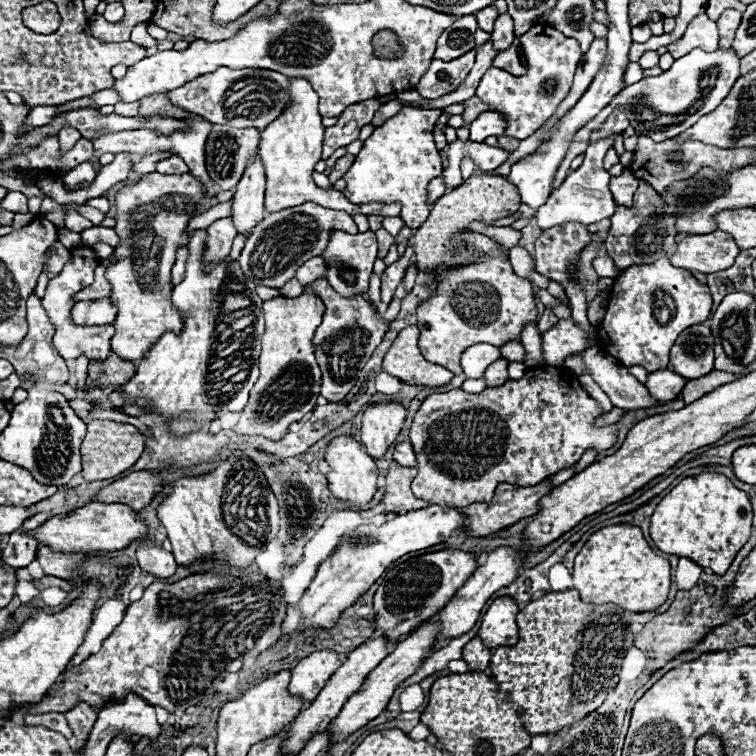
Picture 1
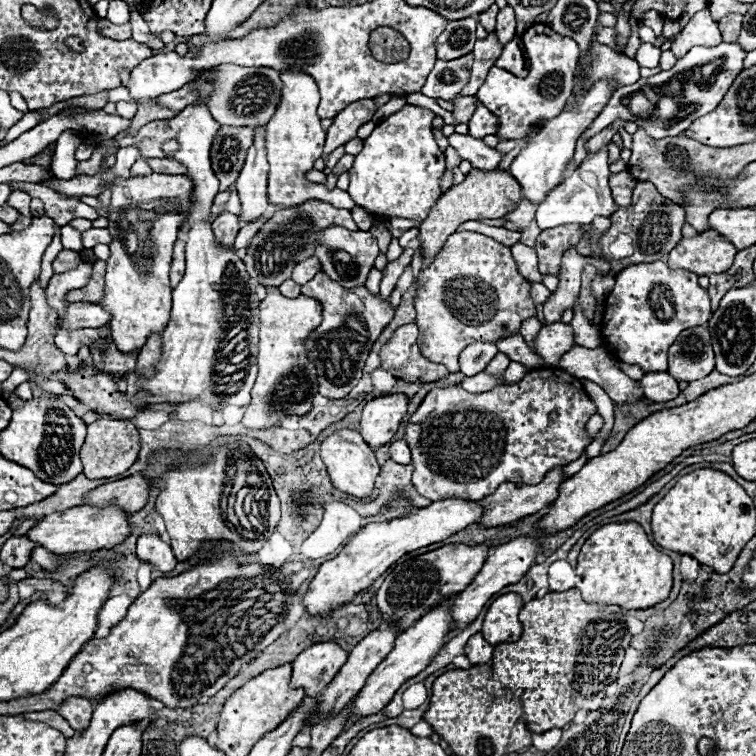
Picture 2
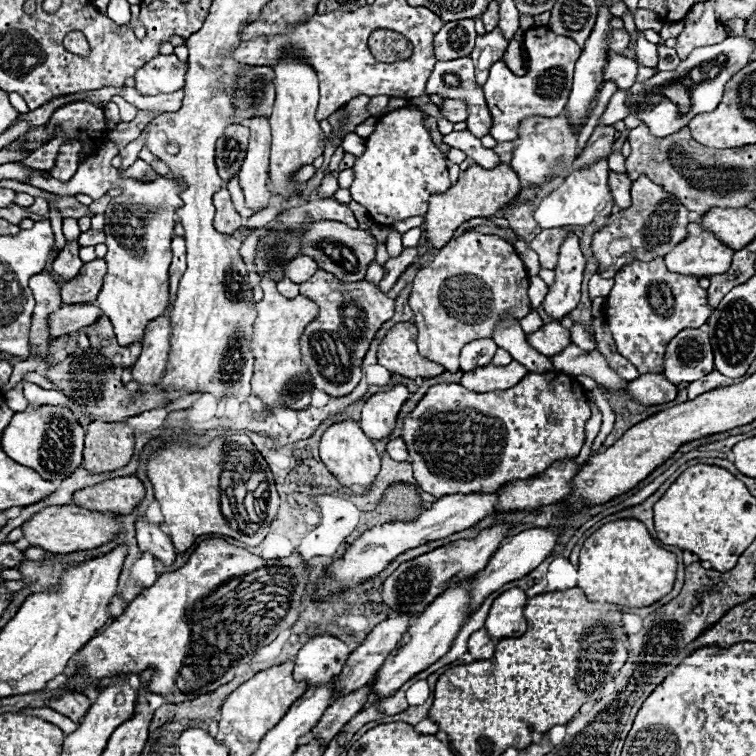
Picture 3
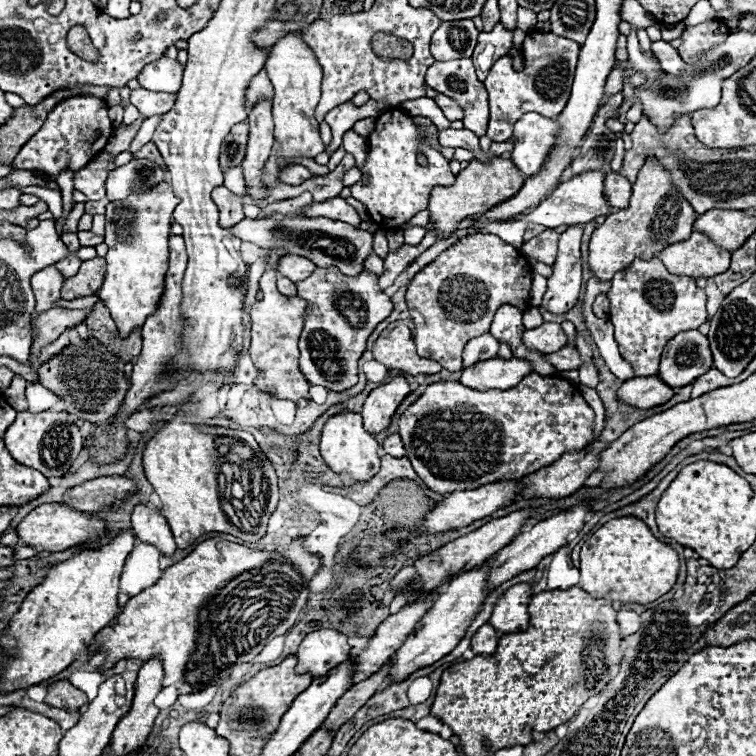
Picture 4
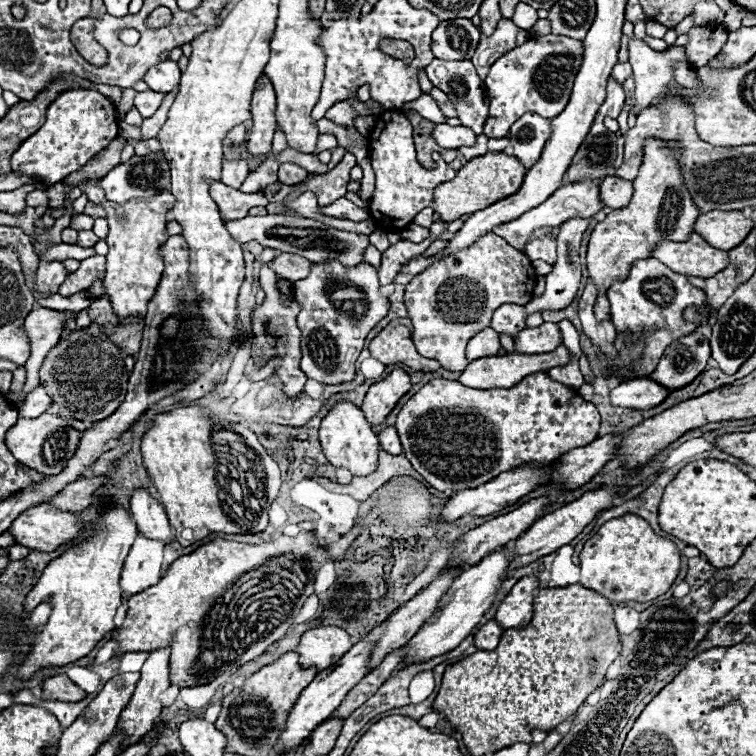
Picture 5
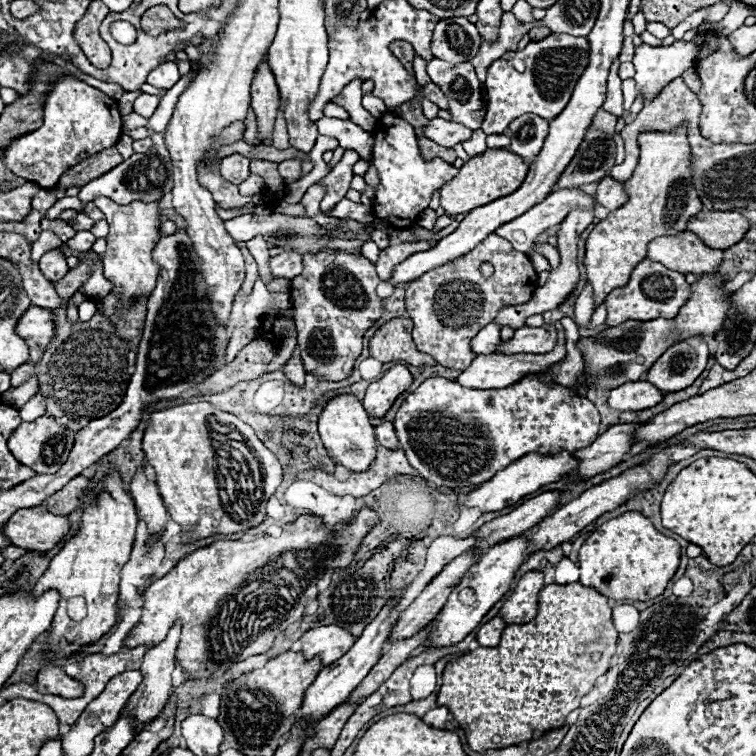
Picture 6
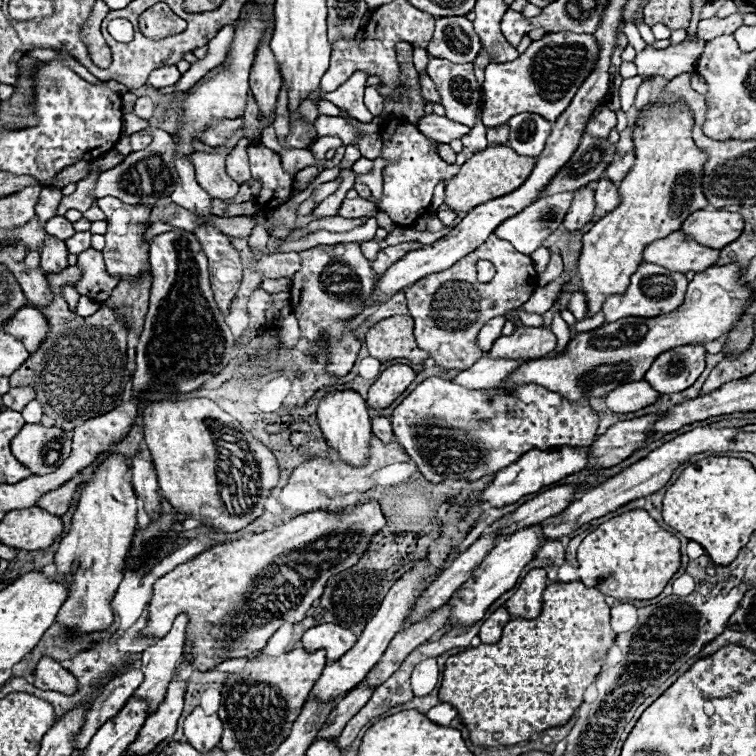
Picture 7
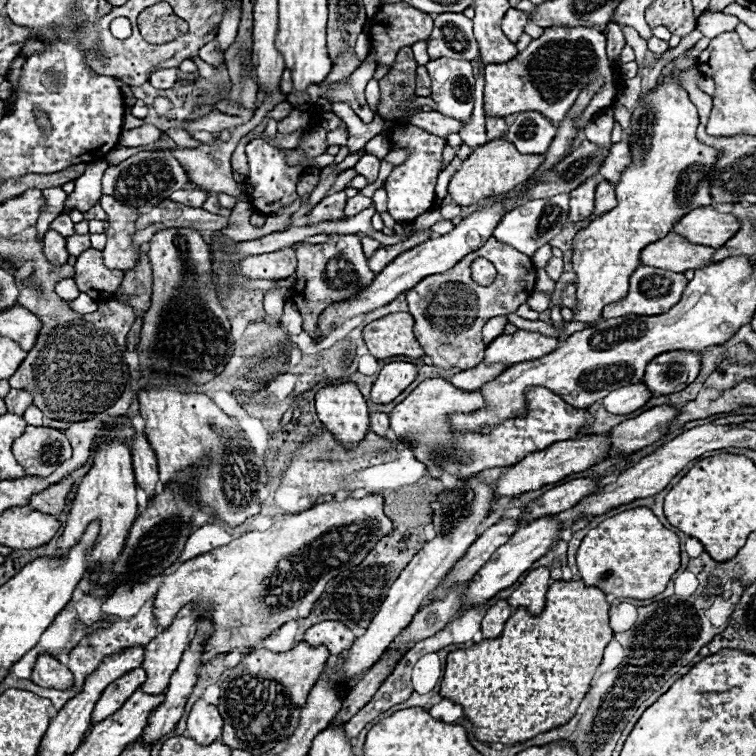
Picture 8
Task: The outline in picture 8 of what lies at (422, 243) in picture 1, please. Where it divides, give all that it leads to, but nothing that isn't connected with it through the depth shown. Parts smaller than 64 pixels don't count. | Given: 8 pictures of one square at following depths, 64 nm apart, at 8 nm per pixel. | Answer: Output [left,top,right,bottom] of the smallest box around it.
[448,140,544,206]

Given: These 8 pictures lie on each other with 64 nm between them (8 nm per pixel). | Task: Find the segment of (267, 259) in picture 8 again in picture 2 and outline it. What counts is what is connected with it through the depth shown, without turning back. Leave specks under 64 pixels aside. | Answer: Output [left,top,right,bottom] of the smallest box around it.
[292,256,322,284]

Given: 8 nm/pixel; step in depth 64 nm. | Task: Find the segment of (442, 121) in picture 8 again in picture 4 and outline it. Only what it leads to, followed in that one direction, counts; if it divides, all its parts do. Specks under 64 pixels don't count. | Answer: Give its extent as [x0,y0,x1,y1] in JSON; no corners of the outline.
[438,128,480,152]

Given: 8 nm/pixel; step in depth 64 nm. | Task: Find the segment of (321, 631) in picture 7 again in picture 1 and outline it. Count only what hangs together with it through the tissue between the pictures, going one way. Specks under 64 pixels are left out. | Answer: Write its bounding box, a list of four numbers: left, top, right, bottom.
[290,650,344,702]

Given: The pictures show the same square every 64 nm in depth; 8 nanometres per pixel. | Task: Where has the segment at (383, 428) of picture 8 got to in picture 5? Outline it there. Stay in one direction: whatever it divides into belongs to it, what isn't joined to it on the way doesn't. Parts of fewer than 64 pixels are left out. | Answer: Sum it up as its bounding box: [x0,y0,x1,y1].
[378,426,402,454]

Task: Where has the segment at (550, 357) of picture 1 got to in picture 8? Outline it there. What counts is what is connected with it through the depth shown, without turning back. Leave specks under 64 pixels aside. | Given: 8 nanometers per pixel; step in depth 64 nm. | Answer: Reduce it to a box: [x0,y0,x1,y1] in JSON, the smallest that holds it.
[484,330,558,364]

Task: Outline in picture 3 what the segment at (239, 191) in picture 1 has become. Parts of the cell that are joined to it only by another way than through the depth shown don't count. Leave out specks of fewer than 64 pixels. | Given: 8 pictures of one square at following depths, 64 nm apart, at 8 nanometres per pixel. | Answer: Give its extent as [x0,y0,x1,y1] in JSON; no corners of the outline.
[238,118,270,212]

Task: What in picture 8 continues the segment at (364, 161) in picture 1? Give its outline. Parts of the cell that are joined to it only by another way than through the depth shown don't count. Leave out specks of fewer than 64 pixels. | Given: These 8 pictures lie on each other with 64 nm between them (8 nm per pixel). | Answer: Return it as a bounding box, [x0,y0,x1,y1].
[384,124,446,222]

